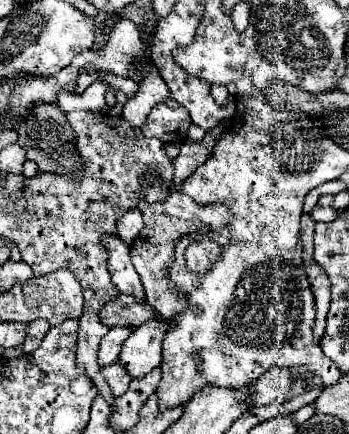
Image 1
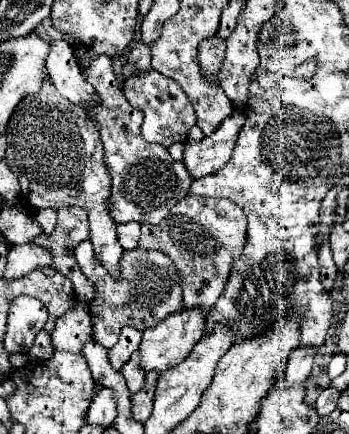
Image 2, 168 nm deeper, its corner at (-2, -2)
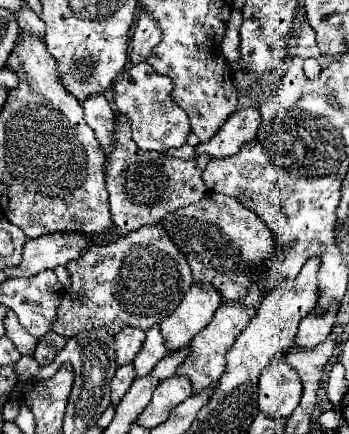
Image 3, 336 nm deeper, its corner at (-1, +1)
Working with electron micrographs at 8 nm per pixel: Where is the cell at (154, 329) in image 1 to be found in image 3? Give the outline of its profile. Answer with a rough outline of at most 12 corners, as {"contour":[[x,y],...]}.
{"contour":[[192,284],[162,320],[170,352],[186,348],[212,320],[222,296]]}

